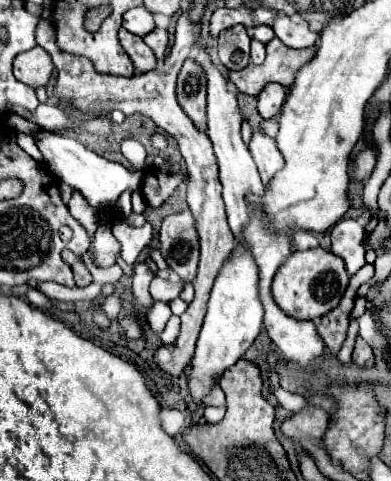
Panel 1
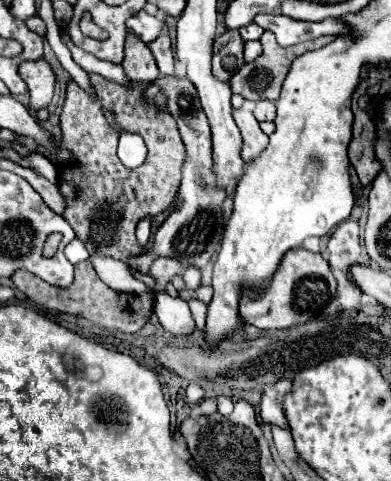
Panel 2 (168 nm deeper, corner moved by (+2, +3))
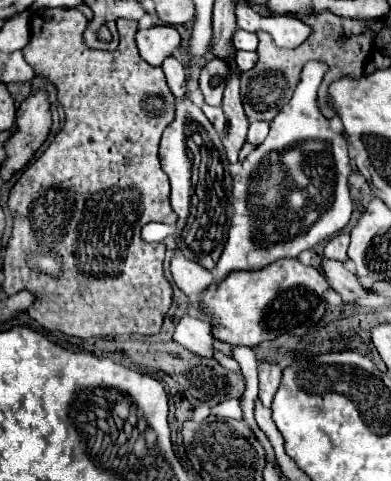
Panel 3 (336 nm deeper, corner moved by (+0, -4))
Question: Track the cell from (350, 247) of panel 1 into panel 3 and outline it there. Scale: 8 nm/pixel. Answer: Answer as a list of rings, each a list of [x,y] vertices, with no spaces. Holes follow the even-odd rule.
[[[338,234],[338,236],[330,238],[328,244],[324,246],[324,256],[326,258],[332,258],[332,260],[346,262],[348,260],[348,256],[346,256],[348,244],[350,244],[350,236],[348,234]]]

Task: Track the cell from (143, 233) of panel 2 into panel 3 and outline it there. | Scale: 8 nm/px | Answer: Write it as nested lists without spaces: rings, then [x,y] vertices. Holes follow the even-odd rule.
[[[150,222],[142,228],[142,238],[146,242],[162,242],[166,236],[174,234],[174,226],[162,224],[162,222]]]

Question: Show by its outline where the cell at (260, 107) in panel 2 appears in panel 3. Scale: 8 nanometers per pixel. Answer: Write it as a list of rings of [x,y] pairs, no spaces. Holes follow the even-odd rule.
[[[252,122],[250,128],[248,128],[248,136],[246,136],[246,142],[258,146],[262,144],[262,140],[268,136],[268,124],[266,122]]]

